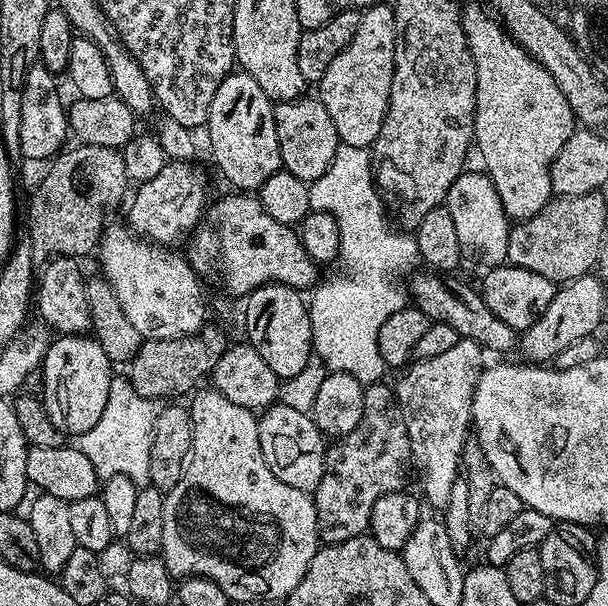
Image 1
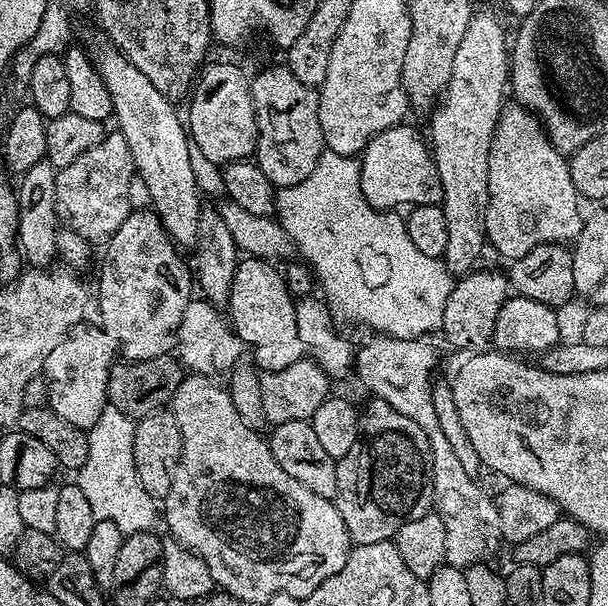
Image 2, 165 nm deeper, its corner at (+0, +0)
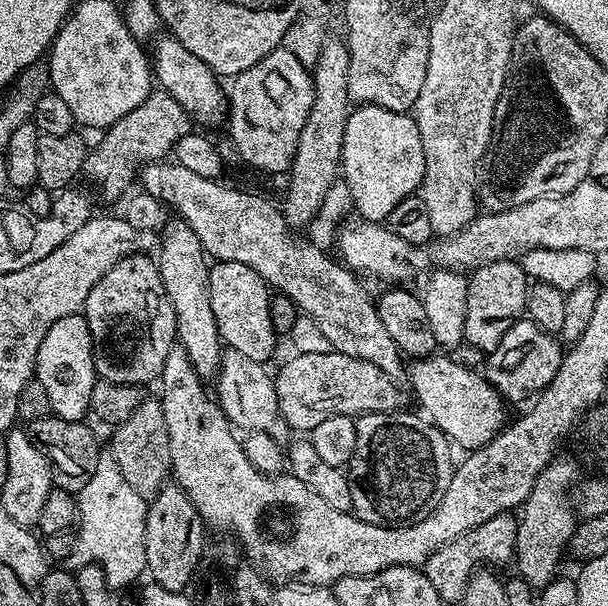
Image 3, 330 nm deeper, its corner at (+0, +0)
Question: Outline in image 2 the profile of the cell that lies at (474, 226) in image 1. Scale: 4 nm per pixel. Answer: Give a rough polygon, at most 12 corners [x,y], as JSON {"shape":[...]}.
{"shape":[[407,124],[361,153],[363,196],[380,211],[441,205],[431,149]]}

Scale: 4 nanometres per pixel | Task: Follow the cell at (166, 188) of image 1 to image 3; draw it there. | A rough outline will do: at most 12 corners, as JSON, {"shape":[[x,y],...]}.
{"shape":[[148,254],[90,290],[99,379],[159,381],[174,306]]}

